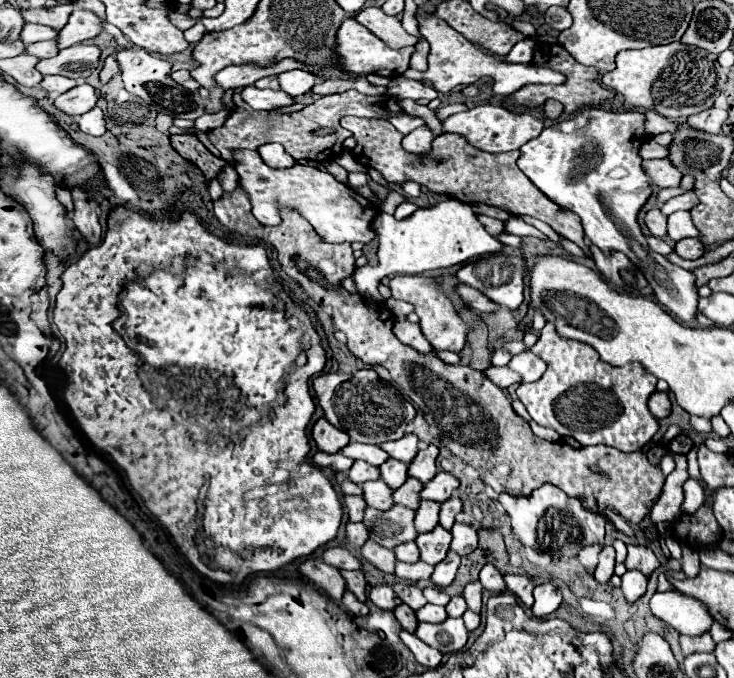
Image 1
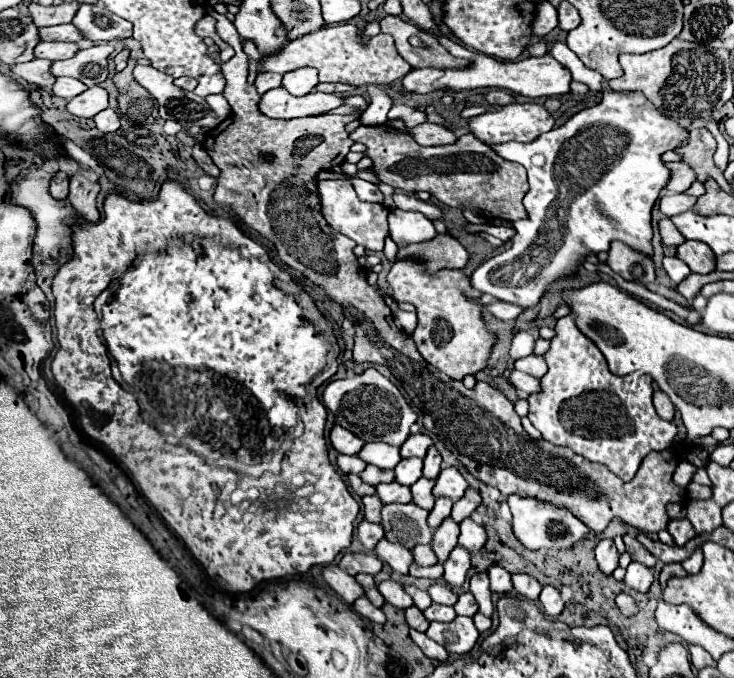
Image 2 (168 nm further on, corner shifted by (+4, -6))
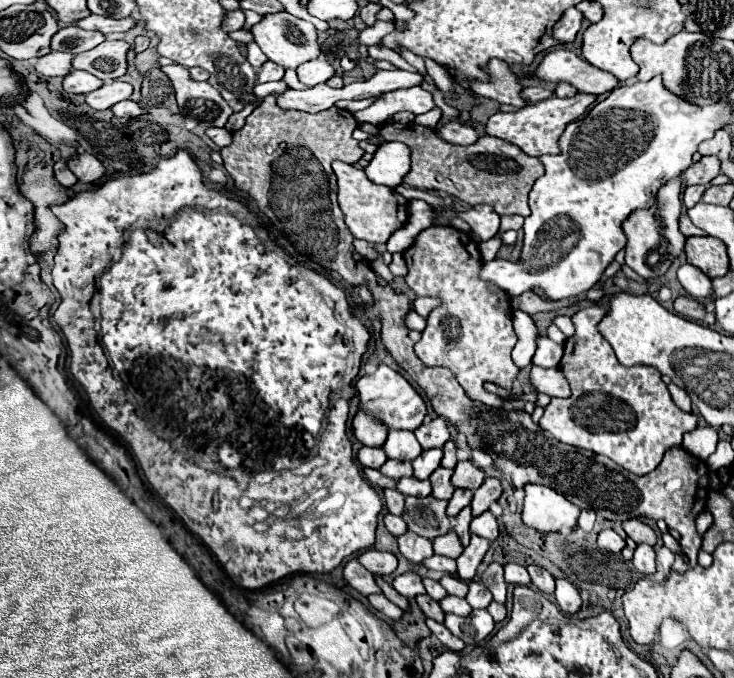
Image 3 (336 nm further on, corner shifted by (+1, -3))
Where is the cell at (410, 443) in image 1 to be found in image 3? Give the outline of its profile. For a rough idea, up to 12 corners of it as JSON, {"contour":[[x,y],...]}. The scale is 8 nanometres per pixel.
{"contour":[[434,418],[414,430],[424,450],[450,440],[448,424]]}

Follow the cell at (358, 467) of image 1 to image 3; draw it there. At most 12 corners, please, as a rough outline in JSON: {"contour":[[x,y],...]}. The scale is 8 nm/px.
{"contour":[[388,460],[380,472],[398,480],[412,476],[412,462]]}

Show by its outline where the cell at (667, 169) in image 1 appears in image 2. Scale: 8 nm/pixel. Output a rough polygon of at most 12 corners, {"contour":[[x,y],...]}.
{"contour":[[669,163],[667,191],[683,193],[695,181],[685,163]]}

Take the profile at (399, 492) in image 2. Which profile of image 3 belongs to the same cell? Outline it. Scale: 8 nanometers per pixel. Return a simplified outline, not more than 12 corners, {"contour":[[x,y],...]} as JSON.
{"contour":[[400,478],[398,490],[406,496],[430,496],[430,480]]}

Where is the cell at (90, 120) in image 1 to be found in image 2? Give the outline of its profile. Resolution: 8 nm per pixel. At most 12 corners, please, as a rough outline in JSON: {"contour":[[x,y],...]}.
{"contour":[[103,109],[93,117],[101,133],[119,129],[119,117],[113,109]]}

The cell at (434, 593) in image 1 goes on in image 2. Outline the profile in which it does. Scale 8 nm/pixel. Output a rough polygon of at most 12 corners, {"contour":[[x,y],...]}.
{"contour":[[431,585],[427,593],[433,603],[453,605],[457,601],[449,587]]}

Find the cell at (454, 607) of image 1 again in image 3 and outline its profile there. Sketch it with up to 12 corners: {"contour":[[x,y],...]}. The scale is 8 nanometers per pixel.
{"contour":[[470,582],[466,600],[472,608],[486,608],[492,592],[480,582]]}

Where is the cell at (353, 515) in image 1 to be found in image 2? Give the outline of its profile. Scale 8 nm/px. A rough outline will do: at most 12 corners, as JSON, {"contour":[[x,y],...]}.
{"contour":[[377,495],[361,497],[365,521],[379,523]]}

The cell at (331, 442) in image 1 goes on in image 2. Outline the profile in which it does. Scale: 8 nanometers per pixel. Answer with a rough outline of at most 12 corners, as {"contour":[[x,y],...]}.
{"contour":[[333,425],[329,441],[335,451],[355,455],[363,447],[359,437]]}

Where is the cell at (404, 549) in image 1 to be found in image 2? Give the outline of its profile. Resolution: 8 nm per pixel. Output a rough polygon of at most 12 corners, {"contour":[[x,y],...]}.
{"contour":[[417,545],[411,549],[415,563],[435,565],[437,559],[429,545]]}

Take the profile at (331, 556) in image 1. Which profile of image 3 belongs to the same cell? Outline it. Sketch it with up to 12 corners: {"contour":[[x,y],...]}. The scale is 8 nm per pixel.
{"contour":[[366,550],[358,560],[370,572],[392,574],[398,560],[390,552]]}

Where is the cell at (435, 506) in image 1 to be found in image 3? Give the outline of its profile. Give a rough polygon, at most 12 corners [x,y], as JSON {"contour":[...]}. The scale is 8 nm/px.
{"contour":[[472,490],[454,492],[448,516],[456,516],[472,502]]}

